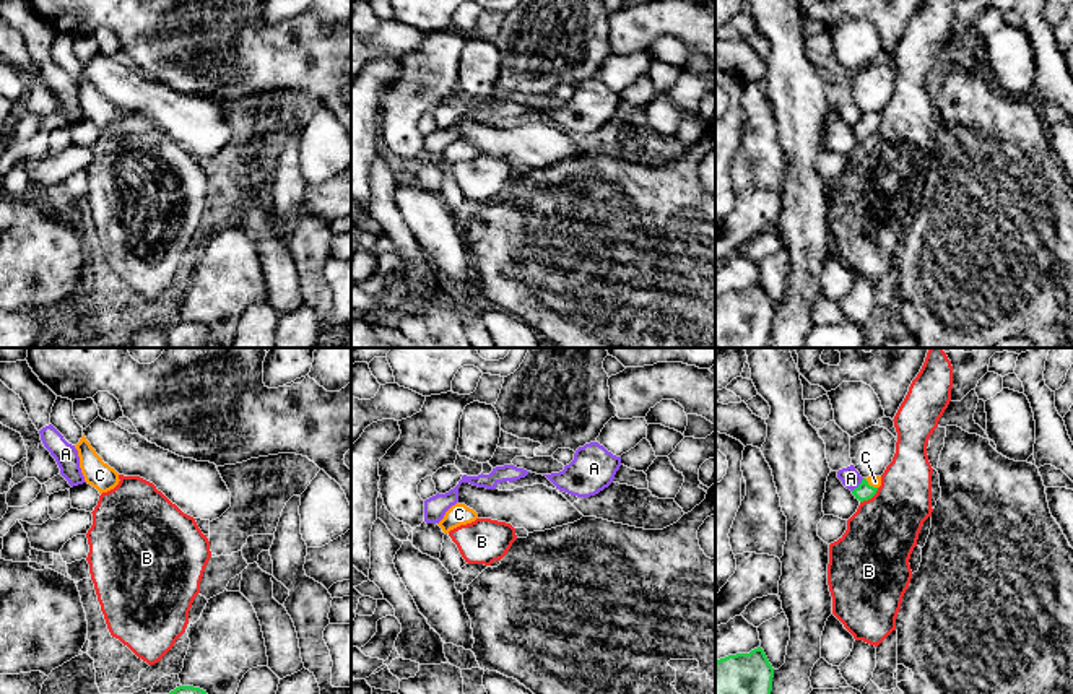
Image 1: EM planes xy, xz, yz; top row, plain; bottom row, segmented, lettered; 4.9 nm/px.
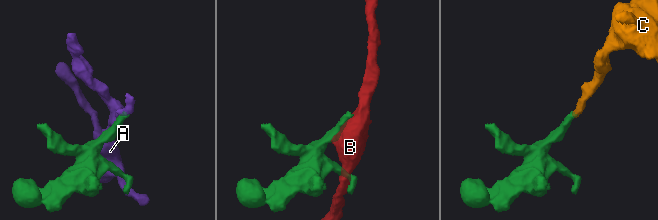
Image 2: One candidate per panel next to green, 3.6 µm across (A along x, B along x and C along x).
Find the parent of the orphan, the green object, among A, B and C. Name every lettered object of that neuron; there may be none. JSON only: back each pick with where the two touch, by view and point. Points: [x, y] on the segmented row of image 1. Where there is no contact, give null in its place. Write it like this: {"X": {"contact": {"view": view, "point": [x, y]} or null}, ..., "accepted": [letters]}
{"C": {"contact": {"view": "yz", "point": [868, 485]}}, "accepted": ["C"]}

